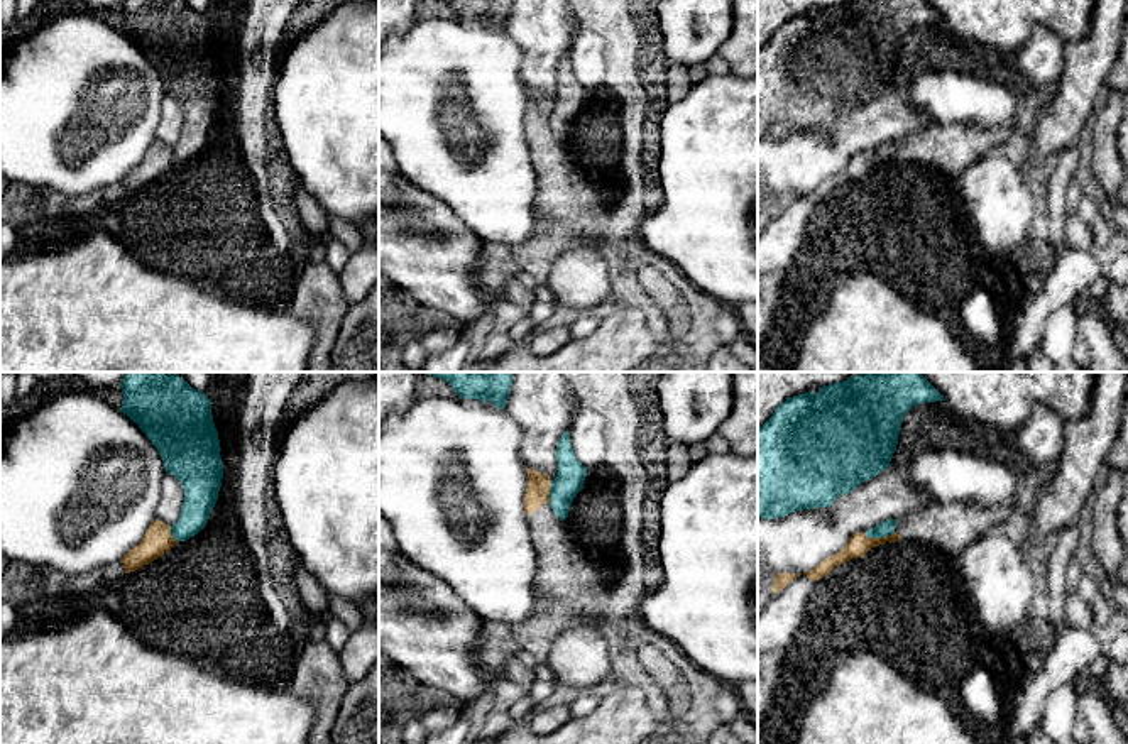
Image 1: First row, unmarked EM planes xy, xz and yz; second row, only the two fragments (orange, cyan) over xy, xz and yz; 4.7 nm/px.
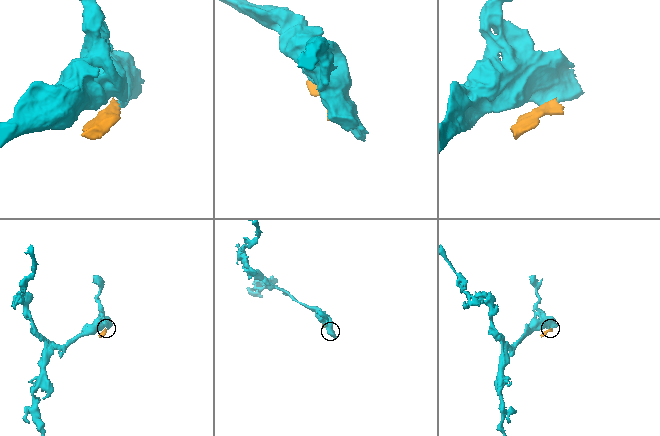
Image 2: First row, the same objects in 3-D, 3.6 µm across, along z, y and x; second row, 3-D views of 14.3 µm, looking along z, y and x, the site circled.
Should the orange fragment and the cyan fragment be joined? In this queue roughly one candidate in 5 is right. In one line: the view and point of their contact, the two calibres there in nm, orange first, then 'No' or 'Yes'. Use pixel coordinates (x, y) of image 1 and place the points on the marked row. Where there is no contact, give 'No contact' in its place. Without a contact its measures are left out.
Touches orange at yz (878, 538). Thickness 100 nm (orange) against 80 nm. No

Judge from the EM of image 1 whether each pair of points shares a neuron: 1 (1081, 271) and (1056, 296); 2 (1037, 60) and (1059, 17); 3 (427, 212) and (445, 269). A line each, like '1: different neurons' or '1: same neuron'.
1: same neuron
2: different neurons
3: same neuron

